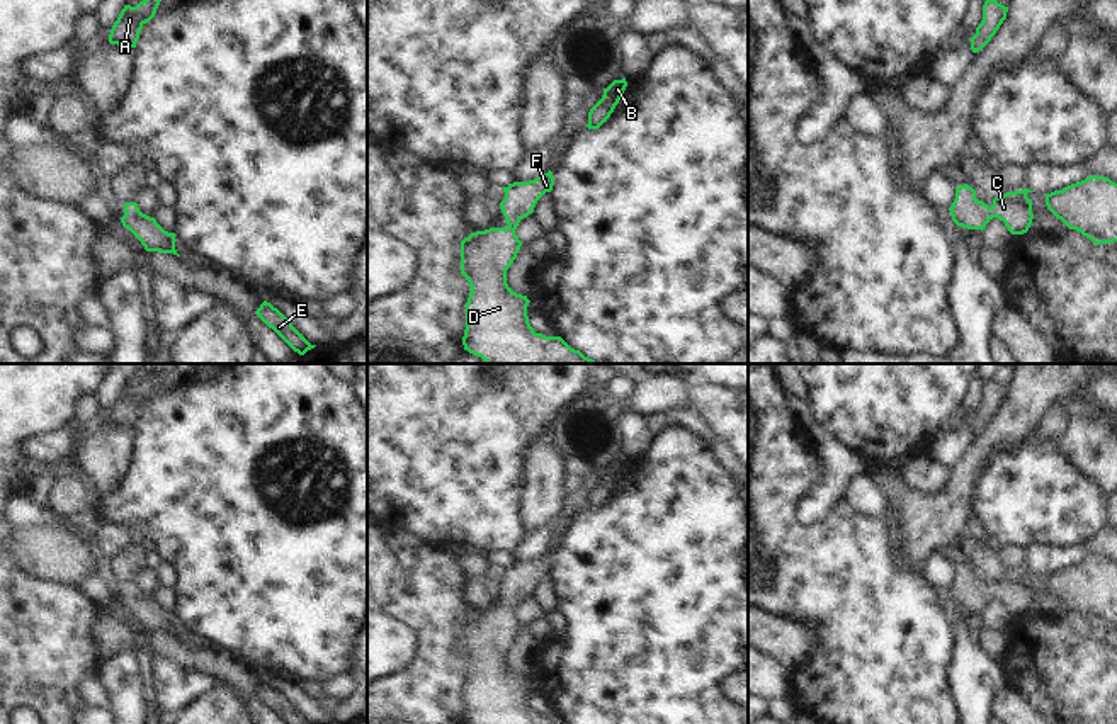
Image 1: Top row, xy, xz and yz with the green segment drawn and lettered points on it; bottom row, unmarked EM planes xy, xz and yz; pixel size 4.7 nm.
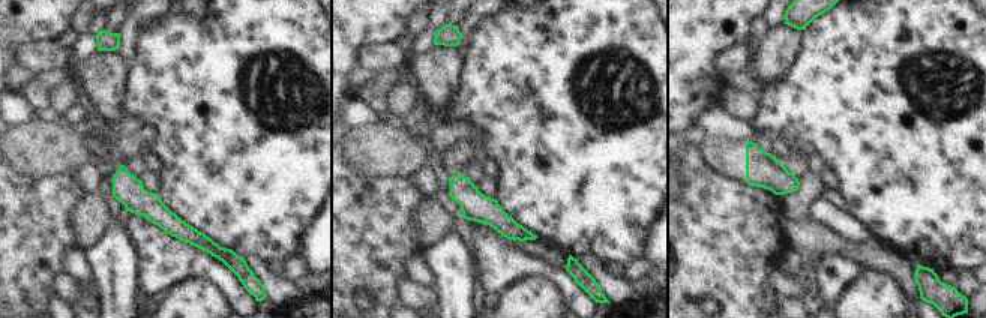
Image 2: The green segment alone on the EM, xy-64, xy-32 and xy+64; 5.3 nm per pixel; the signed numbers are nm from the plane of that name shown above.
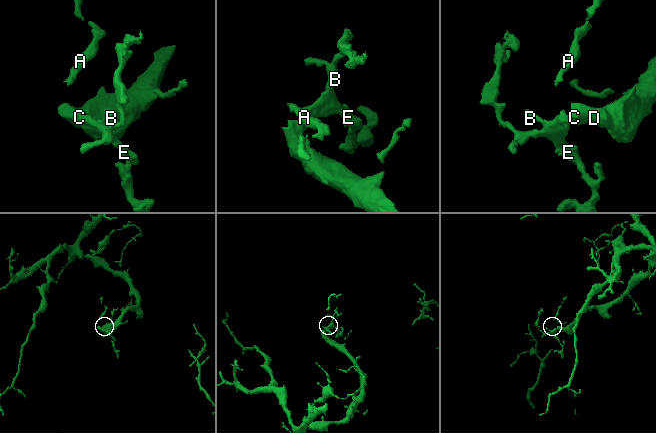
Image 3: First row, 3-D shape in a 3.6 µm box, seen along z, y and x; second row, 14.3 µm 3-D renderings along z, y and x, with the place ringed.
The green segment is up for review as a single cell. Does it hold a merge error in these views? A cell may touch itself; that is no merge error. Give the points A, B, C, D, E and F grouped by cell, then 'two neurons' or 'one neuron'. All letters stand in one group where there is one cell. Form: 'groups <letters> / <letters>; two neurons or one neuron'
groups A B C D E F; one neuron

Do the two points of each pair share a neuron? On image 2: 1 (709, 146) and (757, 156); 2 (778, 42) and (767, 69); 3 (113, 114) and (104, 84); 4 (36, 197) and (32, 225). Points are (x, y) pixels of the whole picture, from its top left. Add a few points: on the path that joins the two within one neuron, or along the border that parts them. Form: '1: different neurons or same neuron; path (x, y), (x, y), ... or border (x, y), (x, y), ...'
1: same neuron; path (721, 155), (745, 156)
2: same neuron; path (778, 48), (773, 63)
3: same neuron; path (108, 107), (107, 92)
4: same neuron; path (36, 204), (36, 215), (33, 218)

